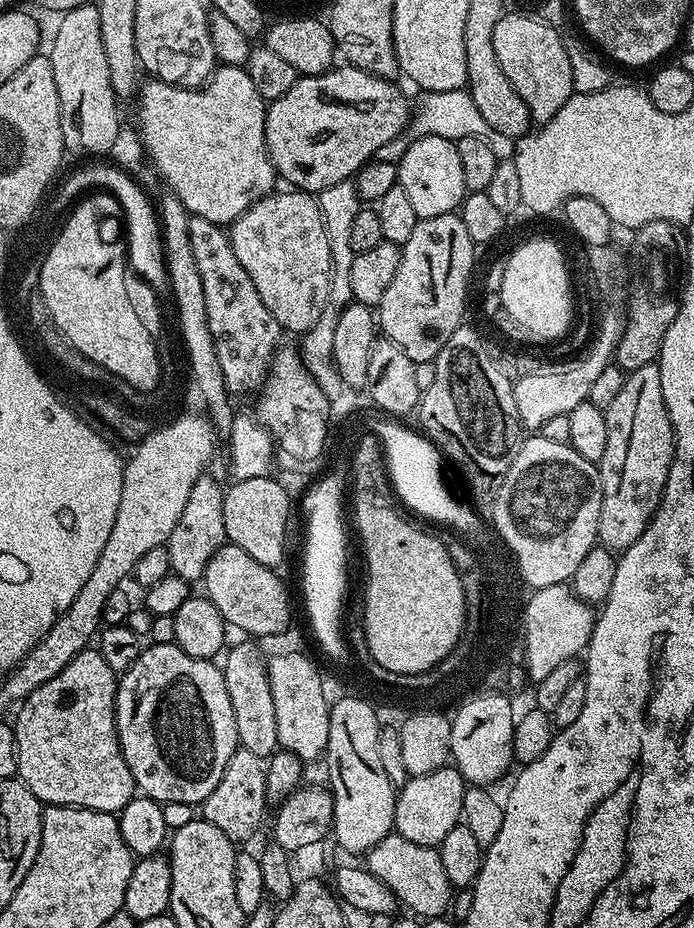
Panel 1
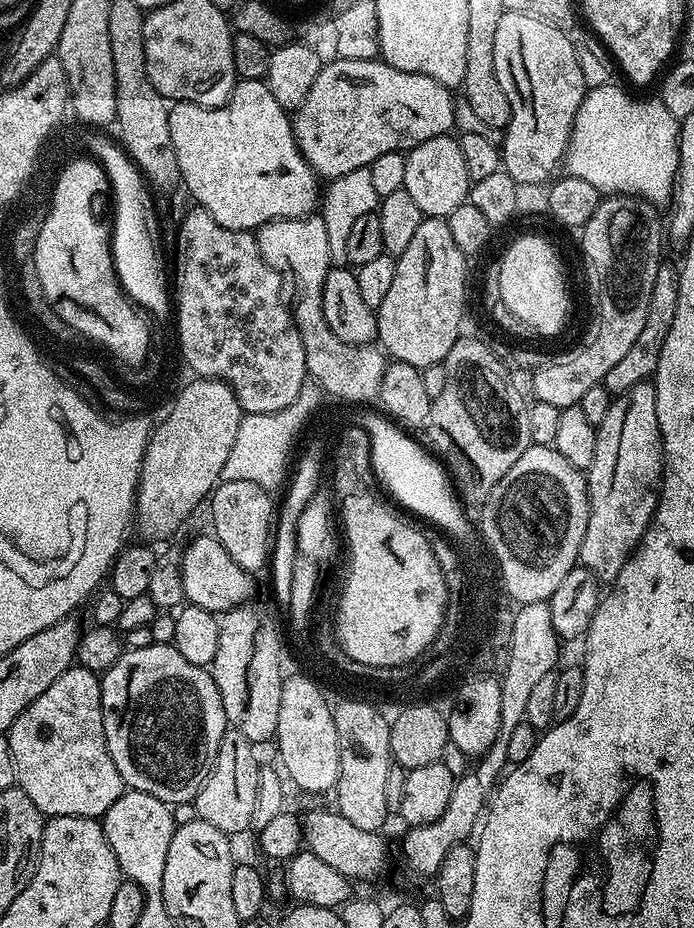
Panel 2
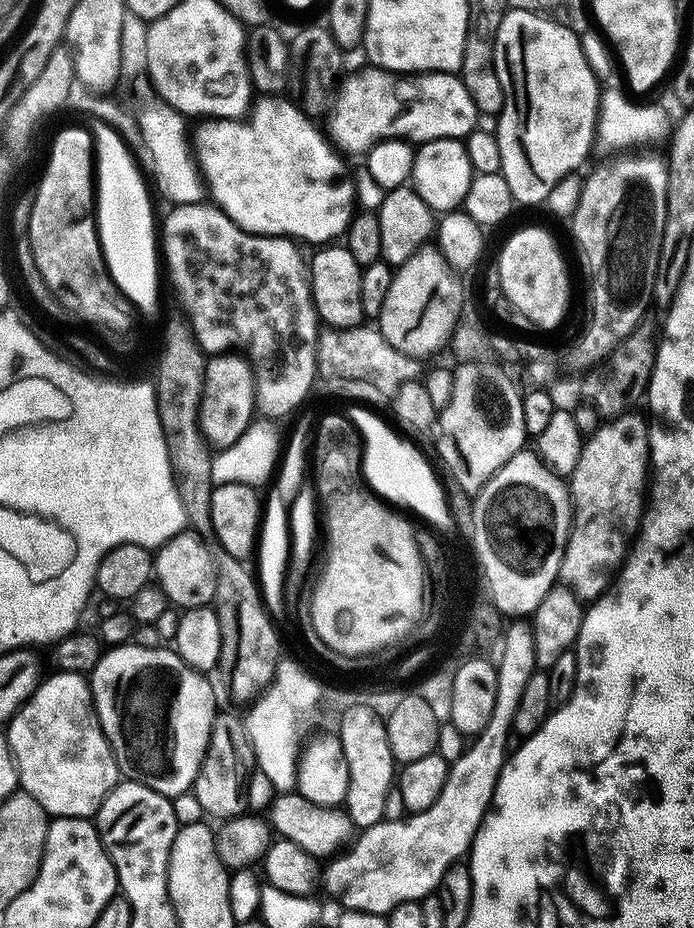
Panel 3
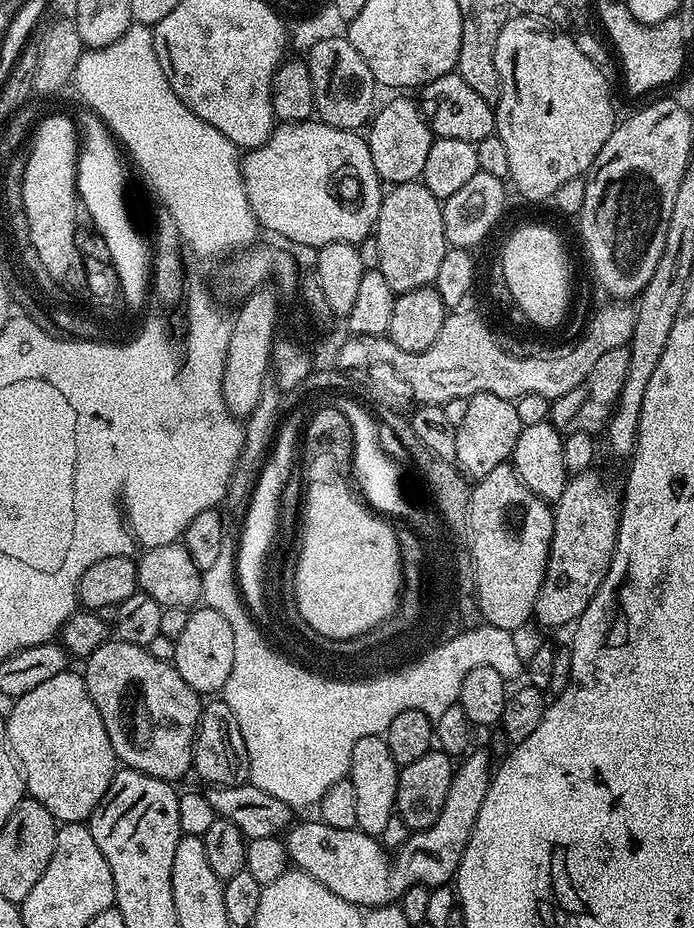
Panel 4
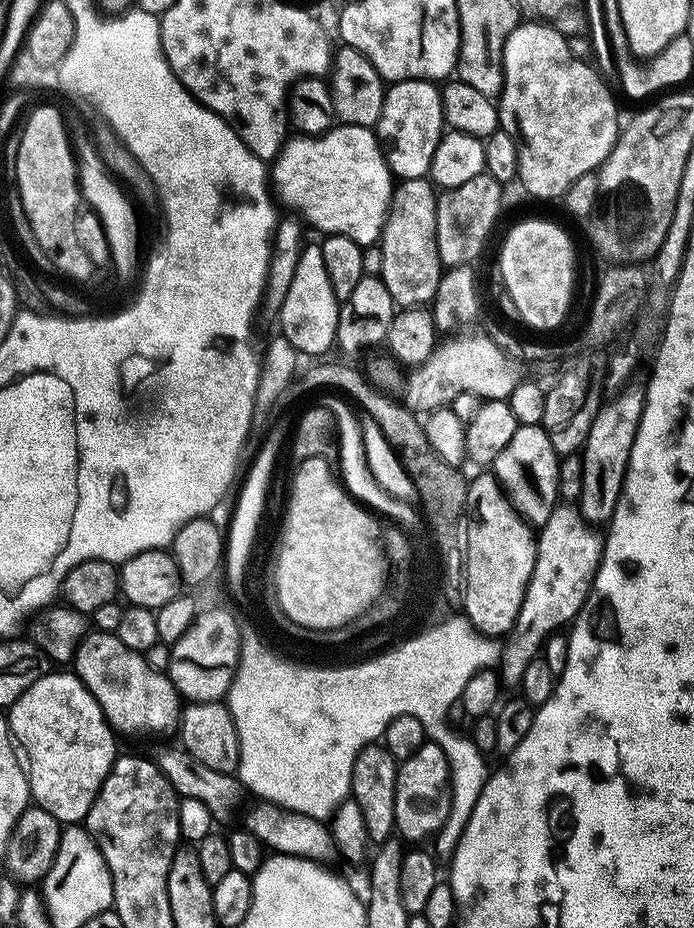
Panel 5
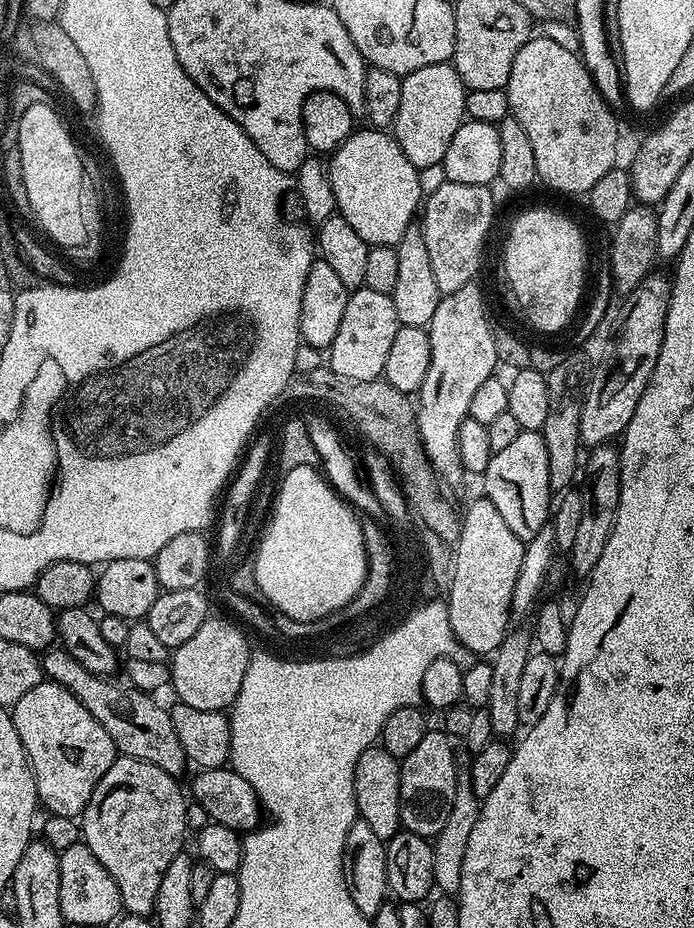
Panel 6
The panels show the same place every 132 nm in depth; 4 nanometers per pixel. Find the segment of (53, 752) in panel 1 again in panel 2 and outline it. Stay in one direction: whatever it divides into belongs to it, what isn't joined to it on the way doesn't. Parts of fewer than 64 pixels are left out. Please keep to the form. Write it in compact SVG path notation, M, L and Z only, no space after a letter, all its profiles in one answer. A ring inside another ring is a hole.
M79 666L67 668L62 674L62 678L58 678L58 682L54 682L47 690L42 690L42 694L38 694L38 698L34 698L34 702L30 702L30 706L26 706L26 710L22 710L22 714L18 714L18 718L8 729L8 749L12 755L12 765L16 771L15 783L30 798L30 802L34 802L34 806L38 806L38 810L43 812L45 817L53 816L91 816L93 818L103 817L106 810L110 810L110 806L114 806L114 802L118 802L118 798L123 796L126 791L126 785L122 774L118 774L118 766L114 766L114 758L110 758L110 750L106 746L106 730L102 726L102 690L100 689L100 676L95 672L86 670Z

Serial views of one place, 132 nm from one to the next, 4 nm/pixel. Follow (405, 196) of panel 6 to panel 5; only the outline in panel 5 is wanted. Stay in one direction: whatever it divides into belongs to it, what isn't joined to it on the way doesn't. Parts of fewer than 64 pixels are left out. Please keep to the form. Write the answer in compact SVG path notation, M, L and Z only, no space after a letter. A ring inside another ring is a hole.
M340 122L323 132L321 136L300 134L295 138L287 141L280 156L270 168L270 178L278 196L280 191L281 198L290 207L297 208L292 210L299 213L309 225L312 223L320 234L345 236L362 246L375 245L384 232L384 223L388 218L388 208L394 193L394 177L388 168L388 160L375 131Z

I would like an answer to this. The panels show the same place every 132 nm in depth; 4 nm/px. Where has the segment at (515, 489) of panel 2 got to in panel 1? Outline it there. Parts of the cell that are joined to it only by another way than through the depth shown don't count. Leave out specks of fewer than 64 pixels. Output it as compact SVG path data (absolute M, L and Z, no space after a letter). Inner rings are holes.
M539 434L529 436L496 489L490 511L494 531L512 551L521 581L535 590L571 581L582 558L597 547L602 482L599 467L582 458L571 444L550 442Z

